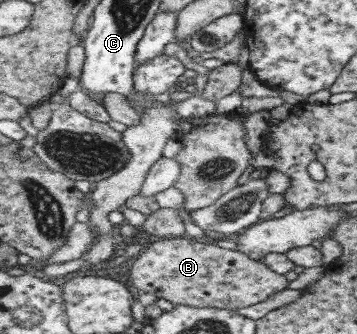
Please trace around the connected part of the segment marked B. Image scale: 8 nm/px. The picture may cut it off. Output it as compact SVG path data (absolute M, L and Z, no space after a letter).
M162 238L140 252L130 270L130 278L138 290L151 292L172 304L194 307L244 309L266 301L288 287L288 277L275 273L265 263L256 262L239 250L230 251L198 239Z

